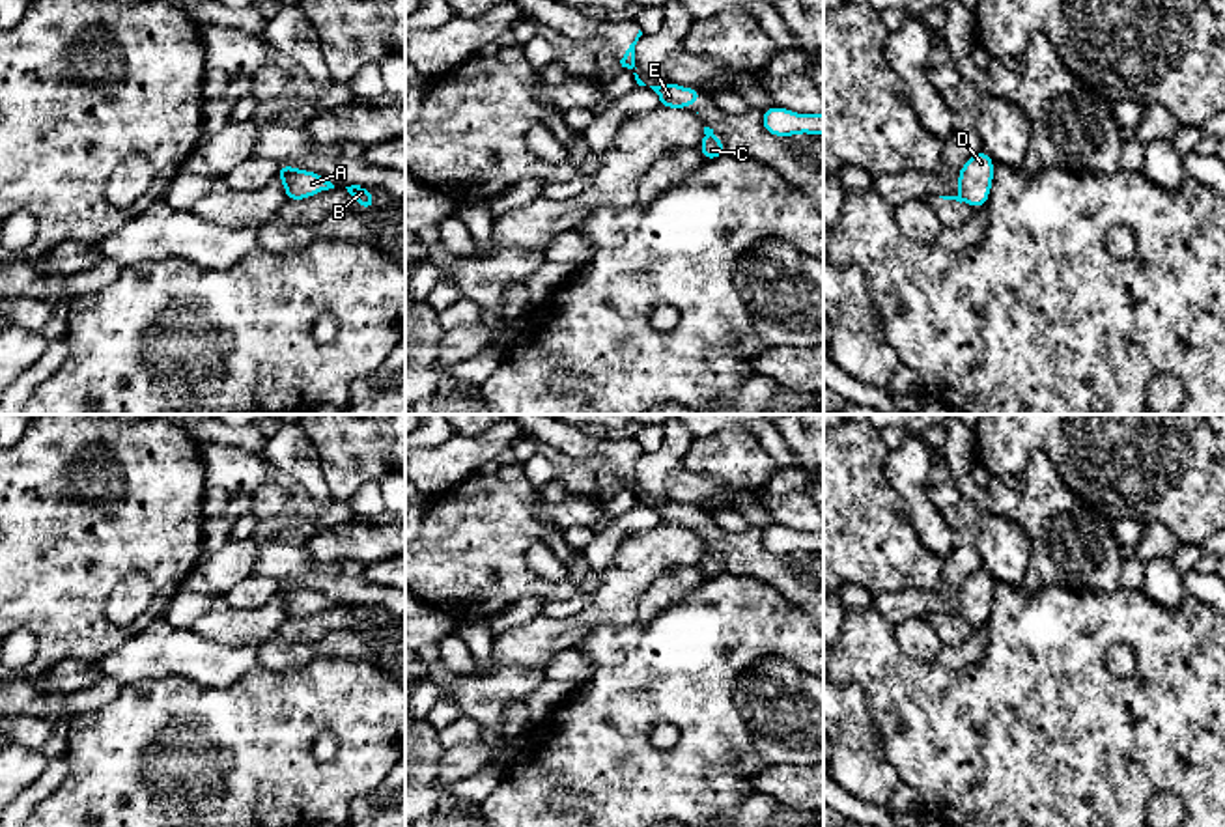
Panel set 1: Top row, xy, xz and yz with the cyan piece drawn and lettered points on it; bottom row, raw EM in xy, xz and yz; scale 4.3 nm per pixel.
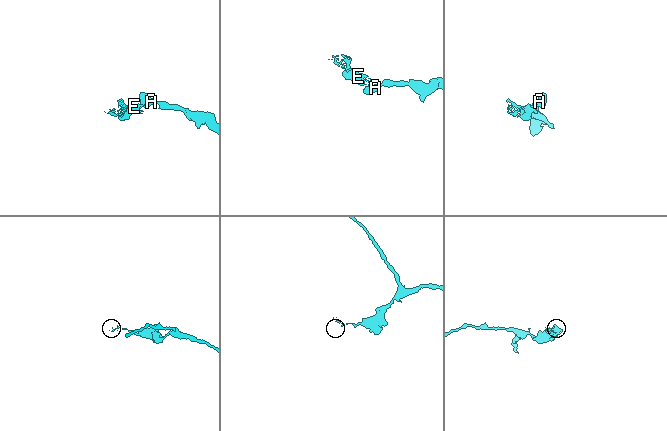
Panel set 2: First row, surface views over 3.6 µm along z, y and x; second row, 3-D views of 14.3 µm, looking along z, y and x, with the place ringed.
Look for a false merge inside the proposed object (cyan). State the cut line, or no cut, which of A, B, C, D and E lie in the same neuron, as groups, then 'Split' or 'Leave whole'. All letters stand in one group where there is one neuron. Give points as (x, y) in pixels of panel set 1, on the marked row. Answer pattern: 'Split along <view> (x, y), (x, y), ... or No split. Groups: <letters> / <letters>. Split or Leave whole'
Split along xz (706, 133), (712, 135). Groups: A B C D / E. Split

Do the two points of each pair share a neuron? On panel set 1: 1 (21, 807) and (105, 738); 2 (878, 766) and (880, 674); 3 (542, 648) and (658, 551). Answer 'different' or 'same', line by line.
1: different
2: different
3: same

